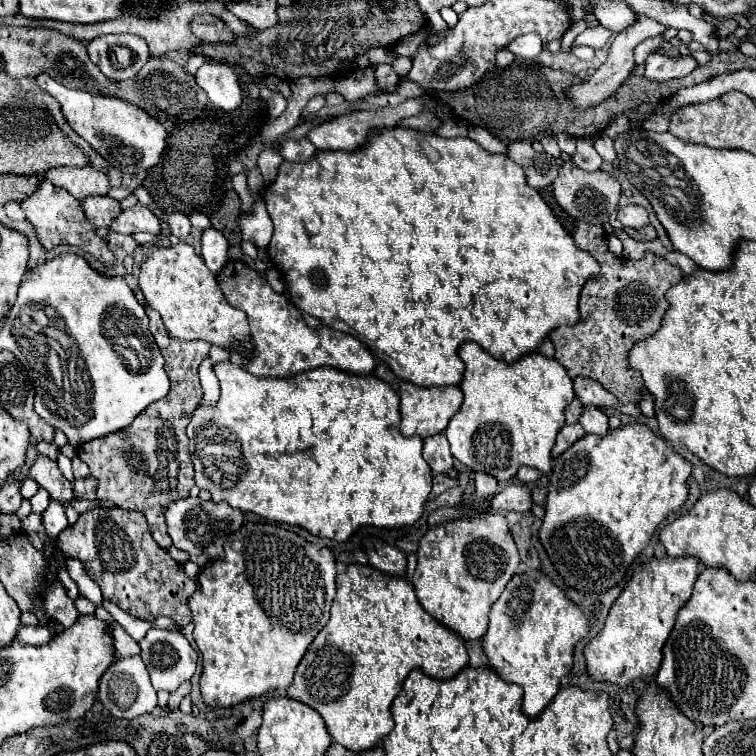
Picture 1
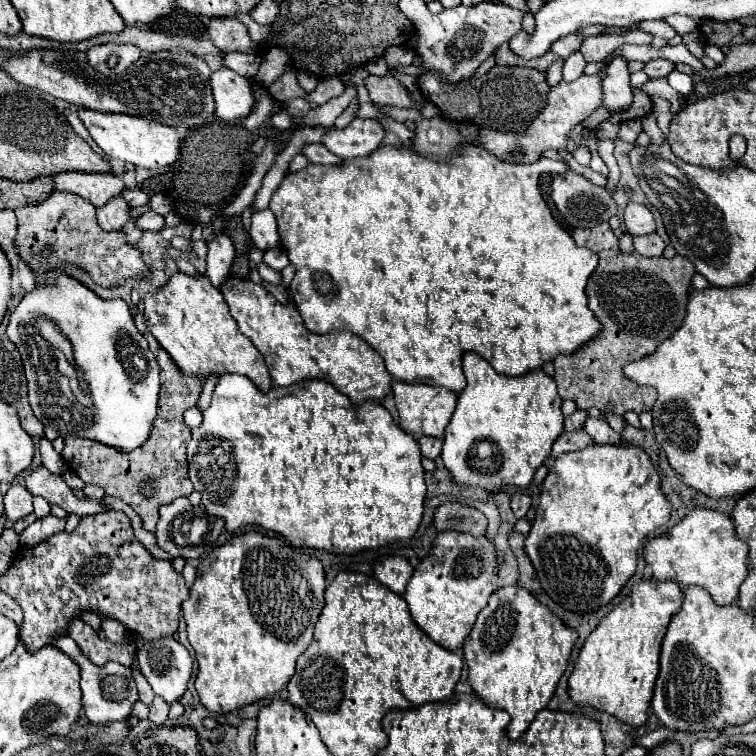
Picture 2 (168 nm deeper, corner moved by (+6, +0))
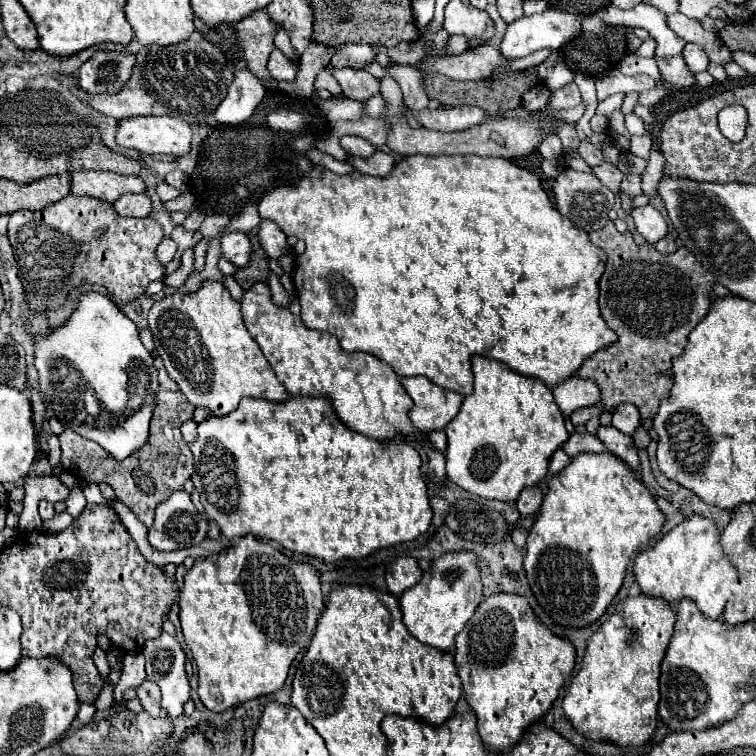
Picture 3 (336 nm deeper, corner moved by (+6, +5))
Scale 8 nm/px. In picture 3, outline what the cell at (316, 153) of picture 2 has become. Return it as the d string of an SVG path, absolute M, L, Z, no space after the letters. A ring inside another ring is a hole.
M376 151L372 157L368 159L362 159L362 157L352 157L348 155L346 161L354 167L354 171L360 171L364 175L378 175L378 177L384 177L388 175L388 171L392 169L394 165L394 157L384 153L384 151Z

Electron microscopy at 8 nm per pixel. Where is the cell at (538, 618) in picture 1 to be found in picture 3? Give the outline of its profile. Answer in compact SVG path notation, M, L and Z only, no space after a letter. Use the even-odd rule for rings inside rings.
M492 593L478 605L472 619L456 637L454 661L462 679L464 697L478 717L478 733L484 745L488 751L506 751L532 723L540 721L542 715L550 709L552 701L558 697L560 687L574 669L576 651L570 639L554 635L538 621L526 597L516 593Z

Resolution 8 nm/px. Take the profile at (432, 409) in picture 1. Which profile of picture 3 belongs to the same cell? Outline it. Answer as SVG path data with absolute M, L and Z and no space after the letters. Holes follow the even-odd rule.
M404 377L402 387L414 401L408 417L414 427L424 433L444 429L462 405L462 395L448 391L426 377Z

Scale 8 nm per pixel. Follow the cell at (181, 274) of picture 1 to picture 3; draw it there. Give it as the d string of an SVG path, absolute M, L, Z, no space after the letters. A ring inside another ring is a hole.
M208 279L192 293L158 299L148 311L148 327L168 375L194 407L202 405L214 415L228 415L244 397L268 401L286 401L290 397L244 327L238 301L230 297L220 281Z

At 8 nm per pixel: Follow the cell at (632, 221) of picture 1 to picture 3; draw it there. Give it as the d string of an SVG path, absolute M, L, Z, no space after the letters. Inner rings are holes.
M650 203L644 205L644 207L634 207L630 217L634 219L636 231L648 243L656 243L656 239L662 239L668 233L668 225L666 225L664 217Z

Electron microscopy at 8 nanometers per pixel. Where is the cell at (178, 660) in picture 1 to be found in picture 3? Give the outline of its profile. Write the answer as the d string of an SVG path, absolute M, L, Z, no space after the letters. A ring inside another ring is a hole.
M162 633L158 639L150 639L148 643L144 643L144 649L142 649L144 657L146 657L146 673L148 673L148 679L154 681L160 691L162 691L162 707L168 711L168 717L178 717L182 715L182 707L184 703L190 699L190 683L188 683L188 677L186 677L186 653L182 651L180 643L168 635L168 633Z

